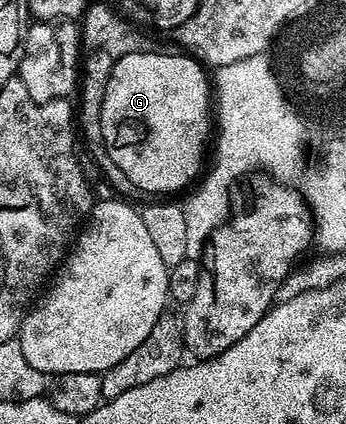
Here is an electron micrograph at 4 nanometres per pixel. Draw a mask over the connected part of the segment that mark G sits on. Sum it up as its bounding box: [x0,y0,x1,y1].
[102,52,212,196]

